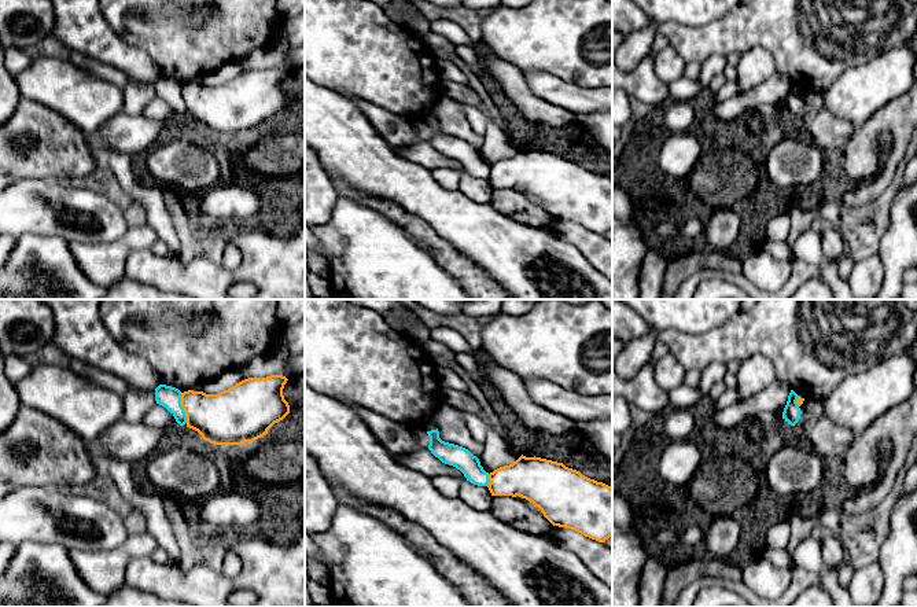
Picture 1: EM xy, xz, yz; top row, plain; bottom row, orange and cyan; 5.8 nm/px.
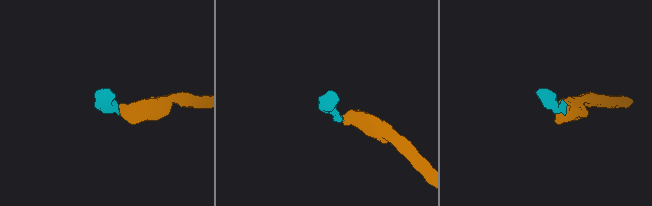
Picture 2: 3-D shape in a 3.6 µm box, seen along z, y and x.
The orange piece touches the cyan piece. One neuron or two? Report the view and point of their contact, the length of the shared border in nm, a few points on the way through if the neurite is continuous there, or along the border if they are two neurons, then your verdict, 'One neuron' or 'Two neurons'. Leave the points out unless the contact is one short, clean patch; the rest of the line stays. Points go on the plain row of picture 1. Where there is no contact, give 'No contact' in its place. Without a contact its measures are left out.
Touches orange at xy (183, 99). Shared border 180 nm. Boundary: xy (180, 85), (180, 96), (187, 114). Two neurons

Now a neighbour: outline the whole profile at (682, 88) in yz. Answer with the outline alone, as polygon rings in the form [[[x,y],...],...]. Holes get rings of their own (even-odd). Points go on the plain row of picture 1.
[[[681,77],[670,84],[669,95],[674,100],[688,100],[689,98],[697,96],[703,89],[696,81],[690,81],[685,77]]]

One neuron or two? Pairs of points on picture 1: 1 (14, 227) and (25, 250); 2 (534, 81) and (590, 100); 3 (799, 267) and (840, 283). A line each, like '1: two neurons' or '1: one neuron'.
1: two neurons
2: one neuron
3: two neurons

